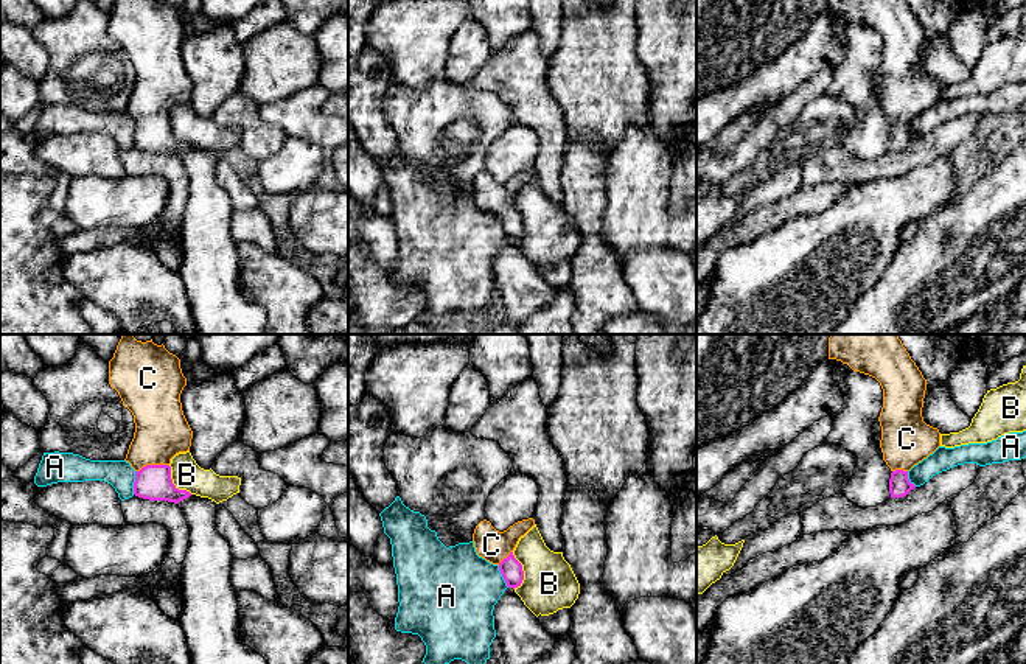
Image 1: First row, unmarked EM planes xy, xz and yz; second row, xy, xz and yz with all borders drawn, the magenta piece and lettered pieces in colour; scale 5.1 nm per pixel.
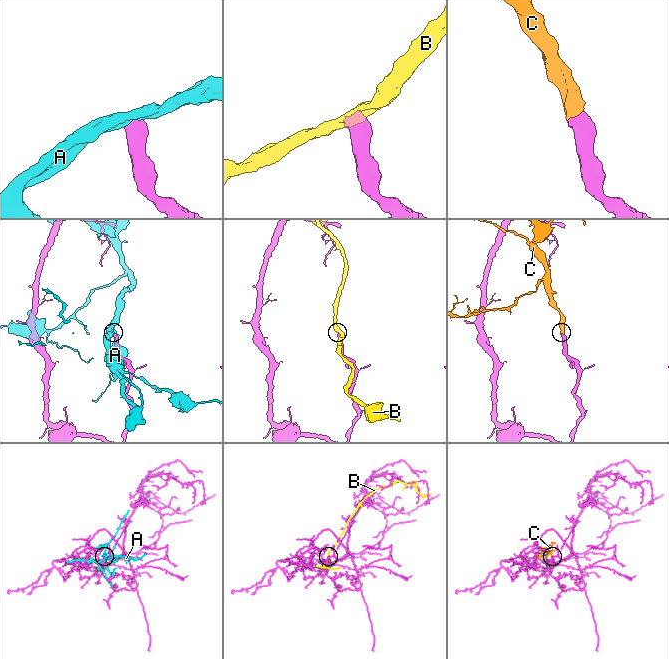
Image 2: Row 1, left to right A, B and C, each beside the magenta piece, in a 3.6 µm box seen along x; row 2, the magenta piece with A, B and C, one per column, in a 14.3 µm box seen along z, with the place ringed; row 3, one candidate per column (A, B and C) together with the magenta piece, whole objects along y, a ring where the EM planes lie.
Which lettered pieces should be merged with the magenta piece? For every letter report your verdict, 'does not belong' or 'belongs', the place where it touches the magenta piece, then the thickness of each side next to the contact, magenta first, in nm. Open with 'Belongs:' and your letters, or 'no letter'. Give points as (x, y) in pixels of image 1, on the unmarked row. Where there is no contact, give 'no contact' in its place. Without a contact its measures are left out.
Belongs: C
A: does not belong; contact xy (134, 134); calibres 180 and 150 nm
B: does not belong; contact xz (523, 223); calibres 110 and 280 nm
C: belongs; contact xy (151, 117); calibres 180 and 280 nm

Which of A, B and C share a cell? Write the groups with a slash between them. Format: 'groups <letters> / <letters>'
groups A / B / C

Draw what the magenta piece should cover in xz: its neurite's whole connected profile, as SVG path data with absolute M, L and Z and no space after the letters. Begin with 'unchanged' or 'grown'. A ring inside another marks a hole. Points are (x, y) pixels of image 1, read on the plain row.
grown; M522 171L507 182L496 182L490 173L480 173L473 185L474 199L479 208L497 216L508 239L521 238L524 232L522 216L515 210L513 202L521 188L535 177L535 171Z

